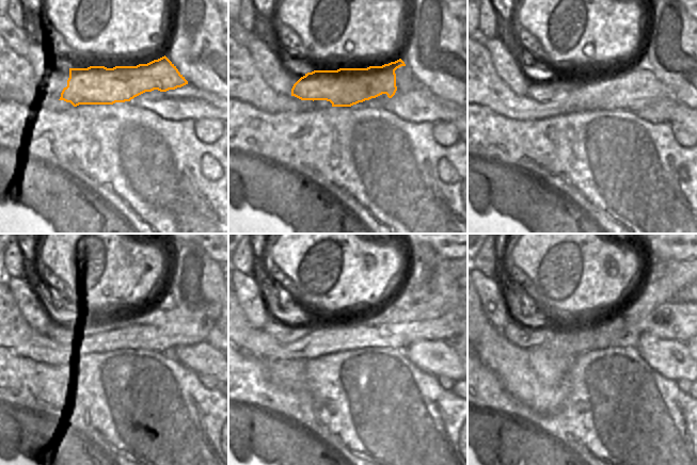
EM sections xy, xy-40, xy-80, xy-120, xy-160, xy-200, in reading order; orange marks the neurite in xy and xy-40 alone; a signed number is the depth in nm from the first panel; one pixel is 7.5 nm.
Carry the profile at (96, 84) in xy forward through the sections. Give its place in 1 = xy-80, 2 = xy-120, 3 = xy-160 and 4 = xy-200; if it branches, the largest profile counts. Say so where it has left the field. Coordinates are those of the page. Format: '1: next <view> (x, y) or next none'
1: next xy-80 (572, 86)
2: next xy-120 (145, 321)
3: next xy-160 (378, 322)
4: next xy-200 (521, 335)

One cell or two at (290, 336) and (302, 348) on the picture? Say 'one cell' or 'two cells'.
two cells

